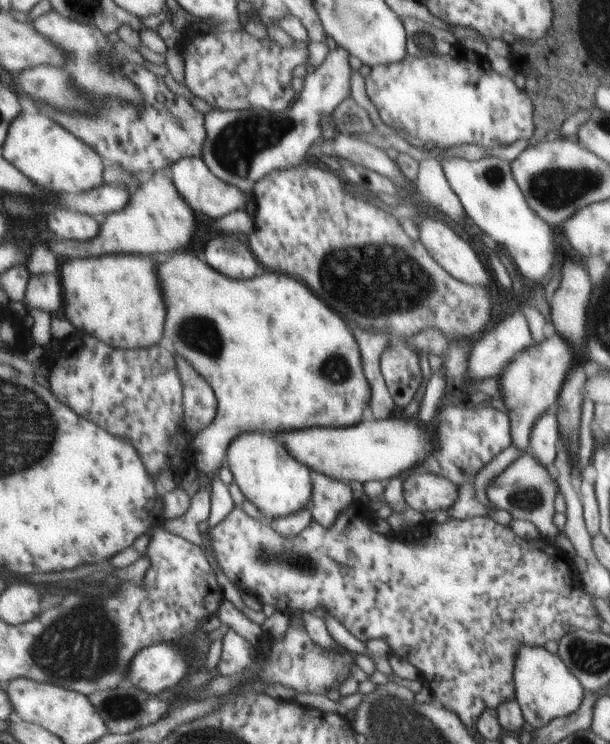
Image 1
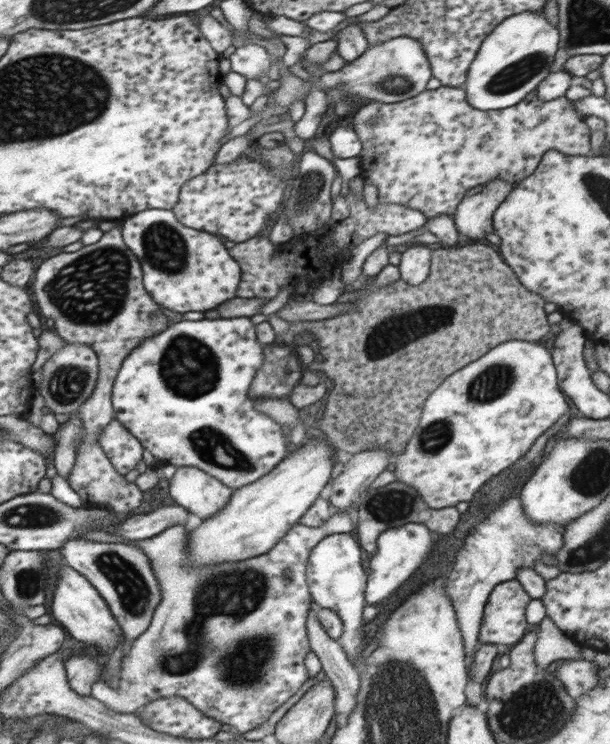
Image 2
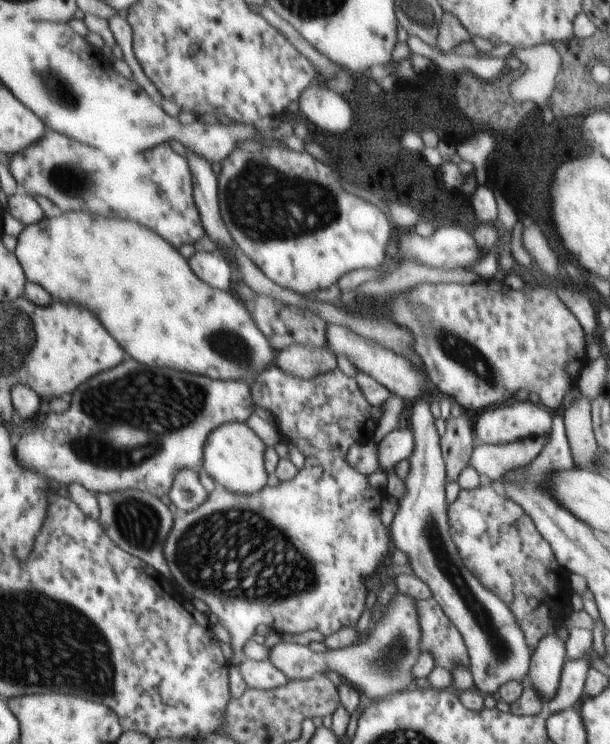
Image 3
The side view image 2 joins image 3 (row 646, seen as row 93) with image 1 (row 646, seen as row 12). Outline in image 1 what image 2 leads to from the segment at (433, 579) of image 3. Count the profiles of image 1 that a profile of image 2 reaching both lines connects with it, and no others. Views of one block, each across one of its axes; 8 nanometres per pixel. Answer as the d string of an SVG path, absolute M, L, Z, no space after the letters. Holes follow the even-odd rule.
M518 647L512 673L515 700L520 705L527 728L544 728L551 720L575 713L585 698L586 691L567 664L545 647Z

